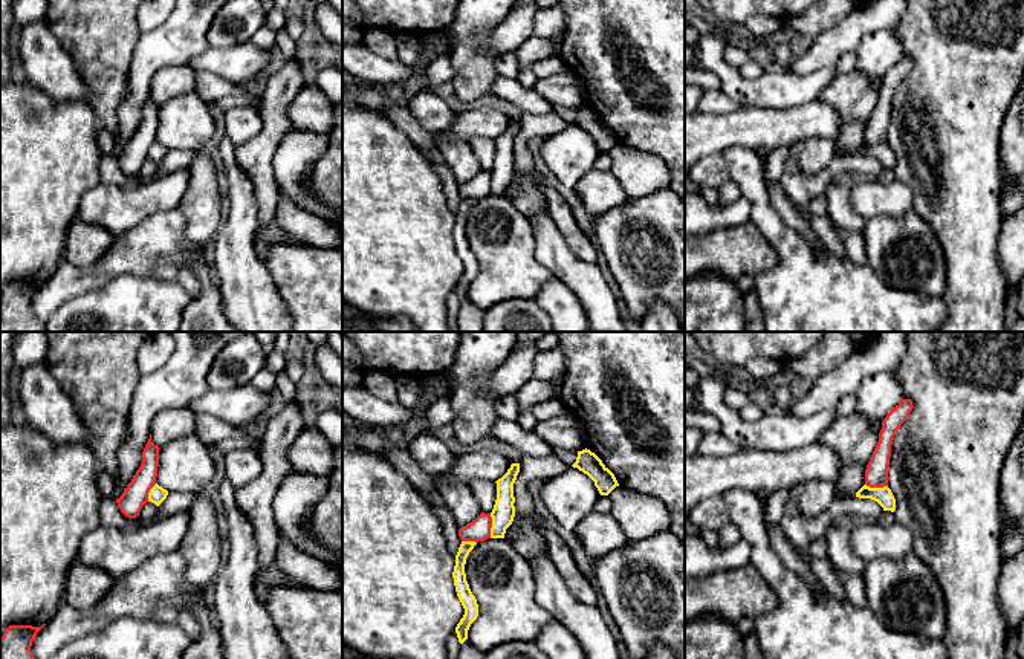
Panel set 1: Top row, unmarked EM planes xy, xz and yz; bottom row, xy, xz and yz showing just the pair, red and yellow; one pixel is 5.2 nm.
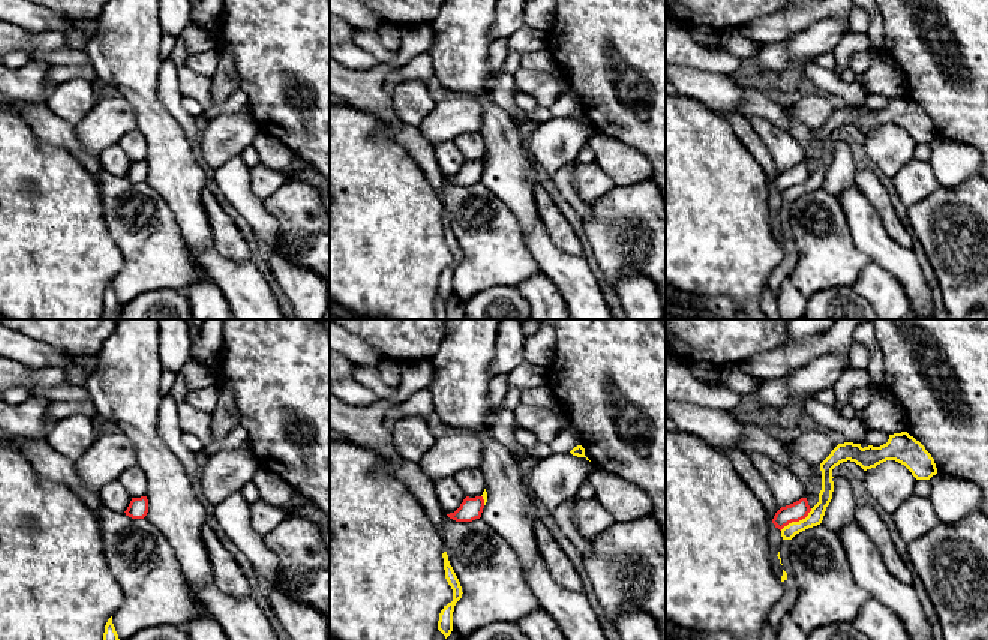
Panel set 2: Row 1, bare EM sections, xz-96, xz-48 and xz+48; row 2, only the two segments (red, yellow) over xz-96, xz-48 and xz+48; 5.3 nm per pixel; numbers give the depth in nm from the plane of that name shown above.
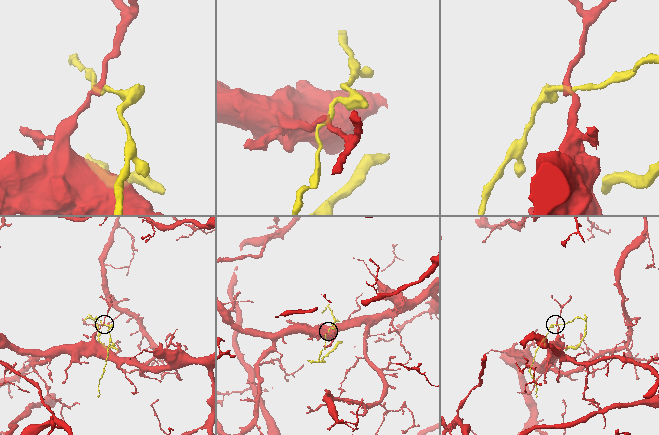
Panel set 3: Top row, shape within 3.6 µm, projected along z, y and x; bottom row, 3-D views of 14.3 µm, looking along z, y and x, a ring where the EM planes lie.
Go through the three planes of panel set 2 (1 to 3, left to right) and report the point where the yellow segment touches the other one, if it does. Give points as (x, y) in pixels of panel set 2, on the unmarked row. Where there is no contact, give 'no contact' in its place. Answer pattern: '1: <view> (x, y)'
1: no contact
2: xz-48 (483, 164)
3: xz+48 (796, 185)

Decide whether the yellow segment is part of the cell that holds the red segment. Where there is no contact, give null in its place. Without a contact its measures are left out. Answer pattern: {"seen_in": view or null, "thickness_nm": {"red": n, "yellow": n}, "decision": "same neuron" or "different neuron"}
{"seen_in": "xz", "thickness_nm": {"red": 120, "yellow": 120}, "decision": "different neuron"}

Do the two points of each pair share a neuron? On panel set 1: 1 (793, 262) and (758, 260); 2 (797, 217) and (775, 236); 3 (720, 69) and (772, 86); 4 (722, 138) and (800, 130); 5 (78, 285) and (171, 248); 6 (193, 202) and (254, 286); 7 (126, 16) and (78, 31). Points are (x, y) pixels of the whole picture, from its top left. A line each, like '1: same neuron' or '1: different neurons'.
1: different neurons
2: different neurons
3: same neuron
4: same neuron
5: same neuron
6: different neurons
7: same neuron

